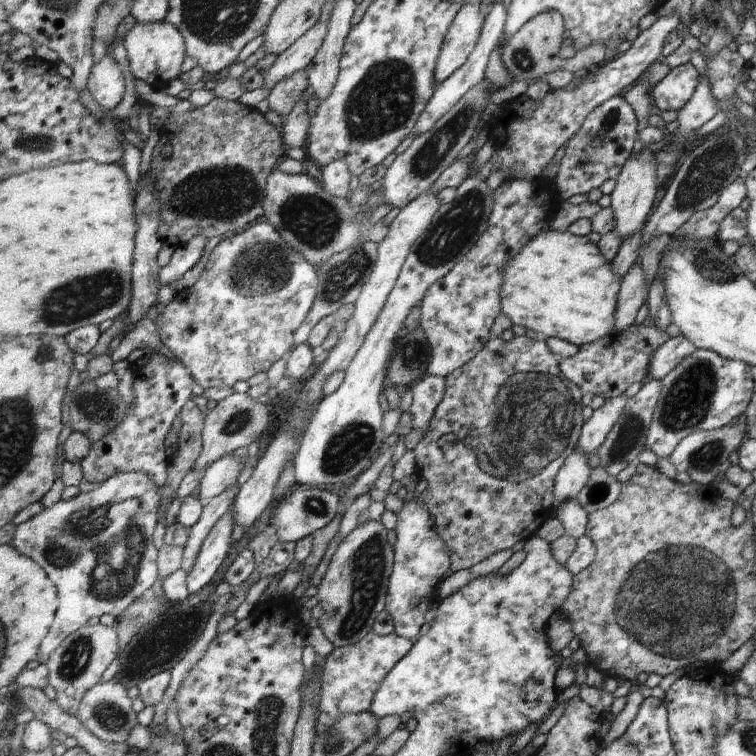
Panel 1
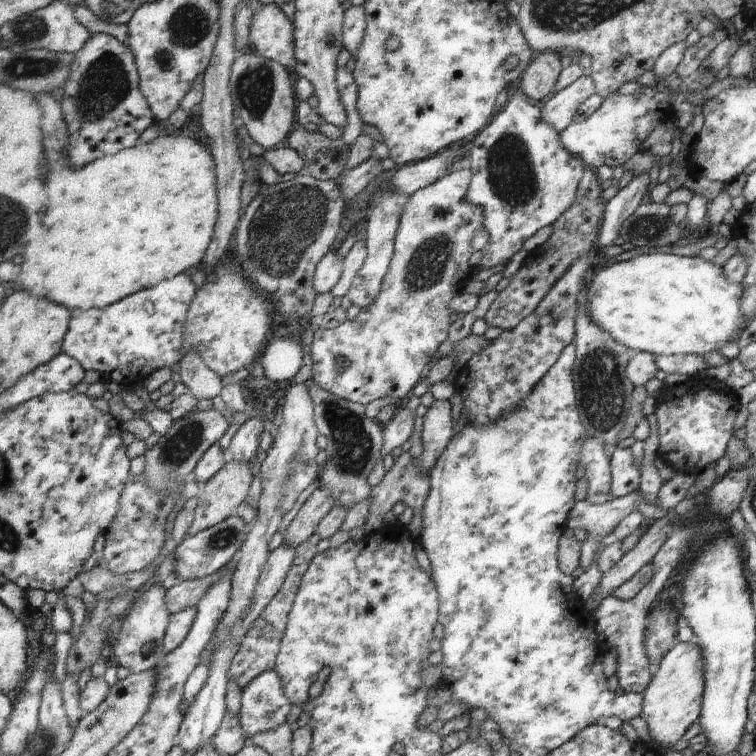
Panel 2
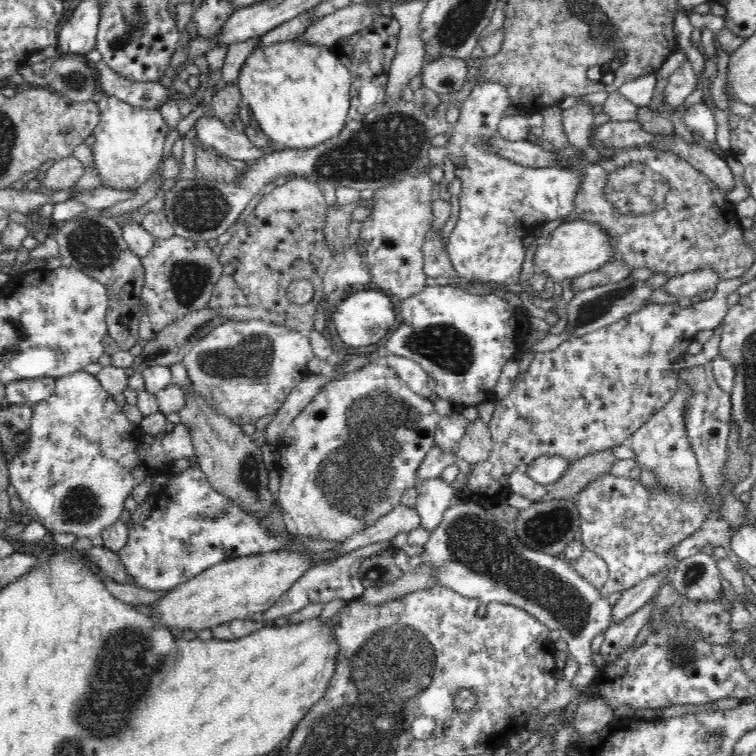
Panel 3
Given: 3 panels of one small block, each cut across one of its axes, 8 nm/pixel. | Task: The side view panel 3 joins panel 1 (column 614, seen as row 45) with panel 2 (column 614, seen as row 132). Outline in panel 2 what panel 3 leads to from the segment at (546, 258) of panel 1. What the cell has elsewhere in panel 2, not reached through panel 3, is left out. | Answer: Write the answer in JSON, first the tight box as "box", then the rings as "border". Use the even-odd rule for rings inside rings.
{"box":[585,254,745,356],"border":[[[641,254],[637,258],[615,262],[593,274],[587,288],[585,310],[589,320],[603,330],[615,344],[633,352],[649,352],[655,356],[699,356],[719,350],[723,344],[741,336],[745,316],[739,310],[743,288],[725,280],[719,266],[701,258],[679,258],[671,254]]]}

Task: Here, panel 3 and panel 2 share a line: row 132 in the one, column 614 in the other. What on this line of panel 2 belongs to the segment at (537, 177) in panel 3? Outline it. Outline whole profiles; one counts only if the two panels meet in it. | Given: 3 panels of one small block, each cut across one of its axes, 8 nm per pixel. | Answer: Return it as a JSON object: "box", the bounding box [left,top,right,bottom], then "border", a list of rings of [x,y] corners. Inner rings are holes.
{"box":[609,448,639,498],"border":[[[615,448],[615,452],[609,456],[609,468],[611,468],[611,488],[609,494],[613,498],[621,498],[631,494],[639,488],[639,466],[633,464],[633,456],[629,448]]]}

